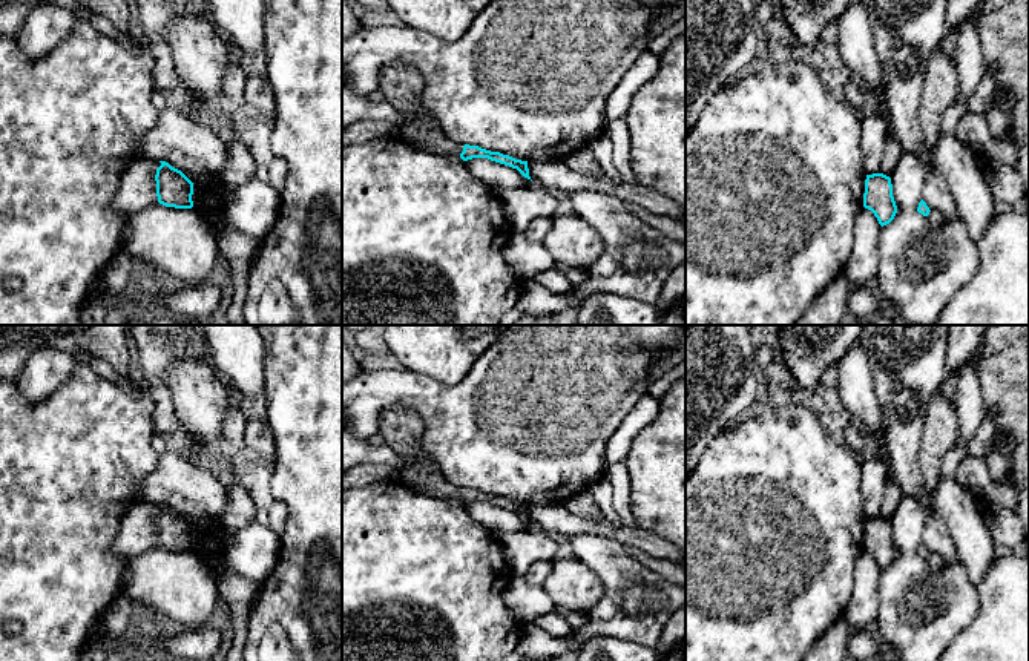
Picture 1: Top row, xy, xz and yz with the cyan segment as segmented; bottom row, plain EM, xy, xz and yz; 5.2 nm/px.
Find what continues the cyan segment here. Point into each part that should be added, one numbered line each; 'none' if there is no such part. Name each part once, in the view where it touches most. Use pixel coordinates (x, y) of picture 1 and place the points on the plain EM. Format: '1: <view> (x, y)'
1: xz (427, 479)

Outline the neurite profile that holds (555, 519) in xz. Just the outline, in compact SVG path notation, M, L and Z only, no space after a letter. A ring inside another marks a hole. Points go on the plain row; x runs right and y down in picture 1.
M538 503L528 506L529 520L544 532L558 538L574 534L600 534L616 538L620 543L636 548L652 557L682 564L685 554L675 544L641 528L616 526L603 515L586 518L570 512L564 503Z

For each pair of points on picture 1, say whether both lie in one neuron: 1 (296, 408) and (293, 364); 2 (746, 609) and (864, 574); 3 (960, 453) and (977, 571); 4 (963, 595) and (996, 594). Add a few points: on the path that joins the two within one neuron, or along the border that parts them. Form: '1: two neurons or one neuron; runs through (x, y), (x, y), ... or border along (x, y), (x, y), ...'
1: one neuron; runs through (296, 397), (296, 374)
2: two neurons; border along (864, 551), (858, 557), (853, 595), (844, 611)
3: one neuron; runs through (948, 482), (950, 499), (957, 506), (973, 542)
4: two neurons; border along (979, 588), (979, 612), (963, 629)

